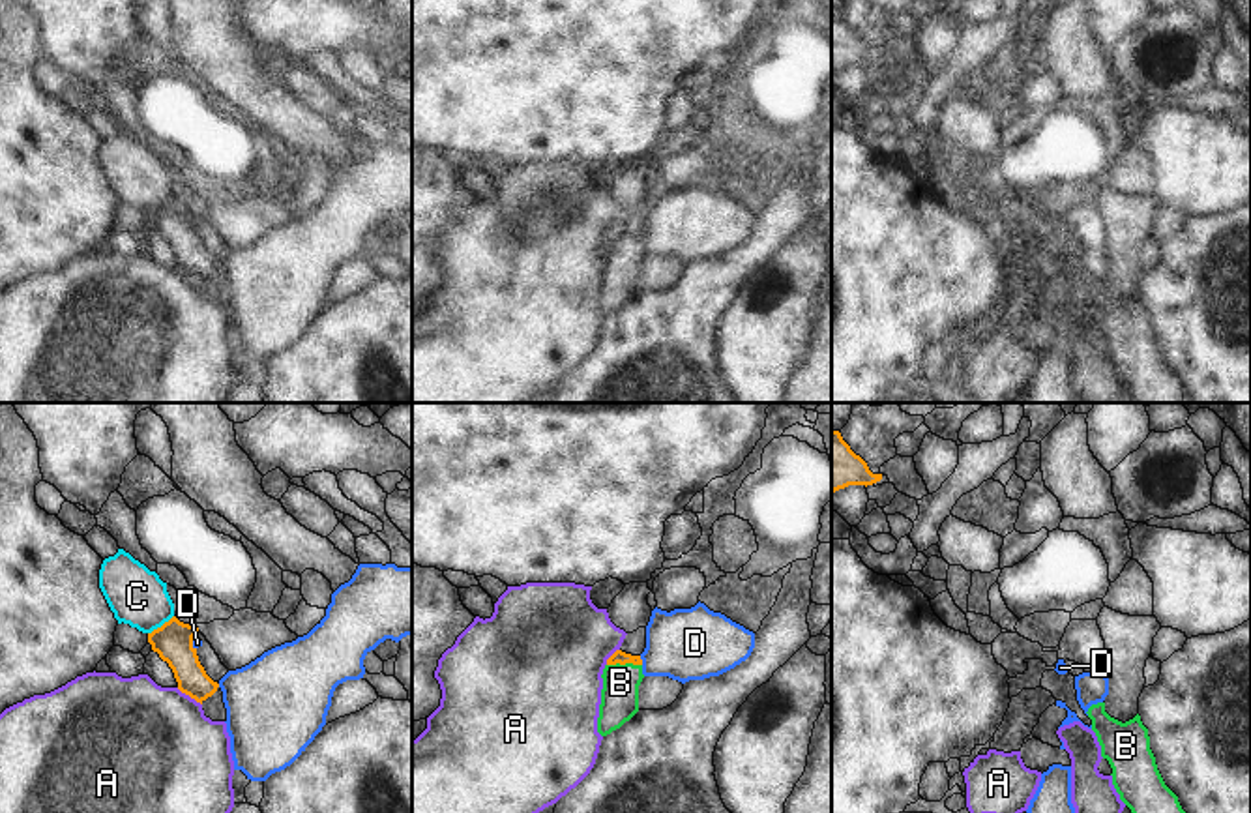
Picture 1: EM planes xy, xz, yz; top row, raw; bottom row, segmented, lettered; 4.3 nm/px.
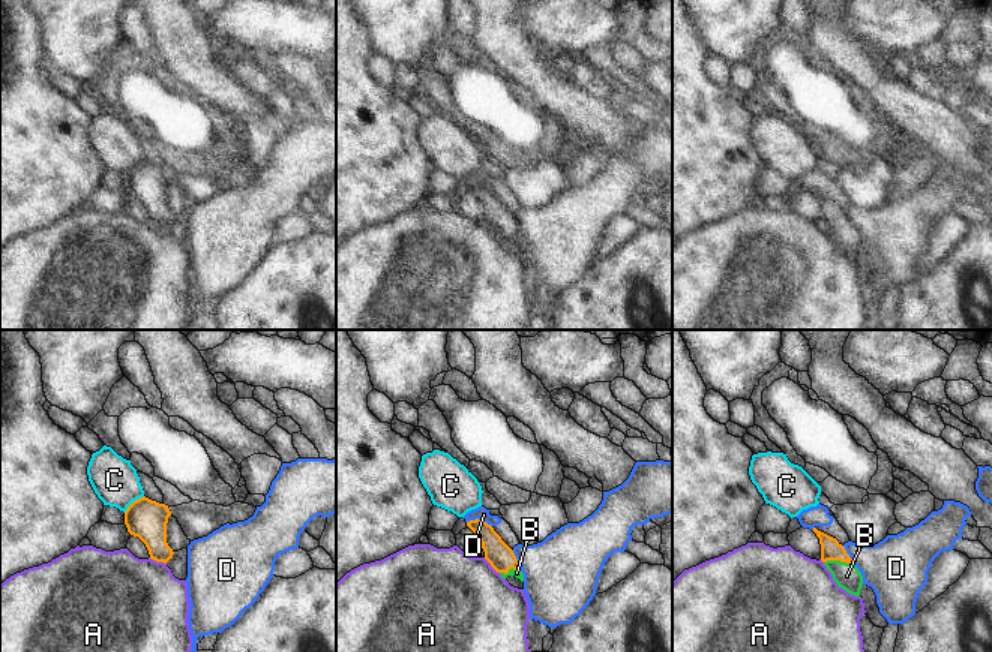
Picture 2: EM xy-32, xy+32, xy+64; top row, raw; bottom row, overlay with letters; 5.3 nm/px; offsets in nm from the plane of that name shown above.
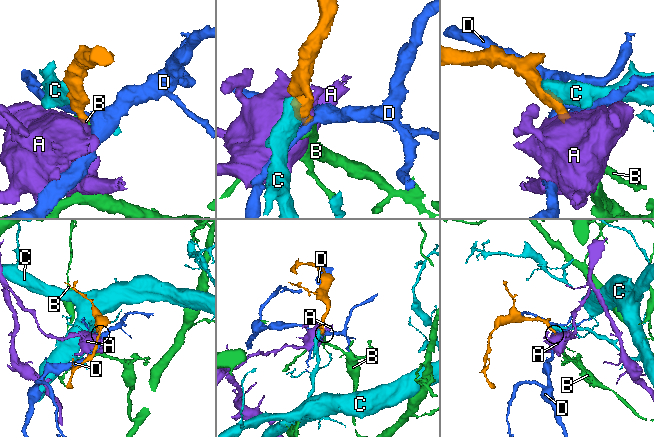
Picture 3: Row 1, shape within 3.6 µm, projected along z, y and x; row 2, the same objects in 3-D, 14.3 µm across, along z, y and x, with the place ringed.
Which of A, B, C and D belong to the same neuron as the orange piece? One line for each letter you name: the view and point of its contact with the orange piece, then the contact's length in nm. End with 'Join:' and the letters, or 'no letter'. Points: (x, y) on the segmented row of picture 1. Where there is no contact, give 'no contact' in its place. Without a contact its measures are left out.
B: xz (624, 664) | 150 nm
Join: B

